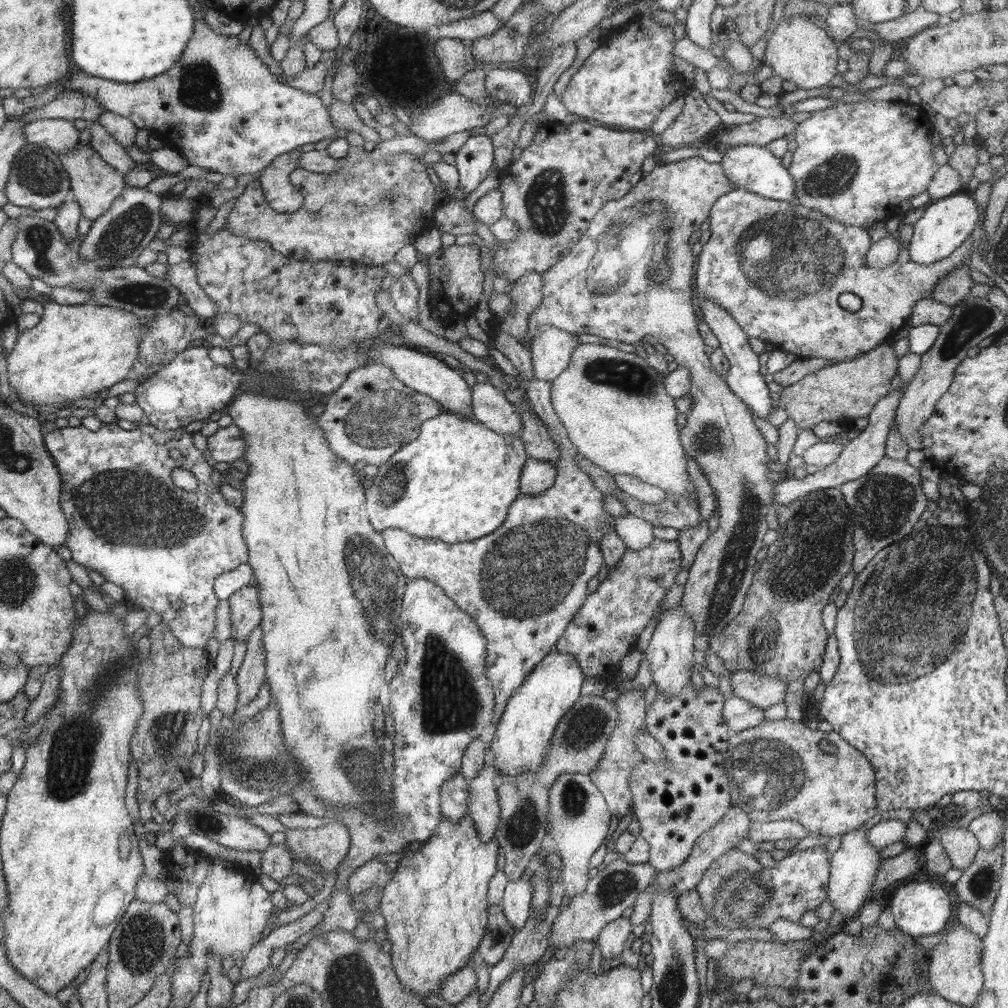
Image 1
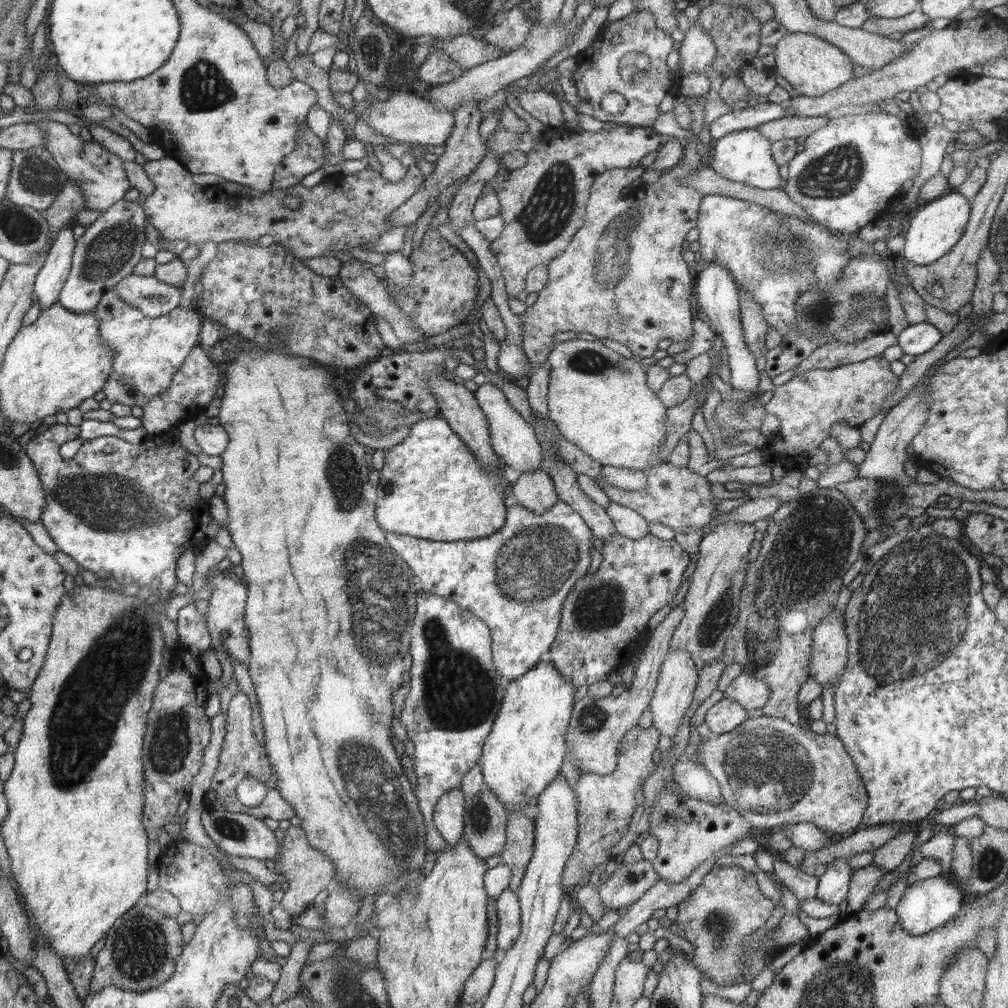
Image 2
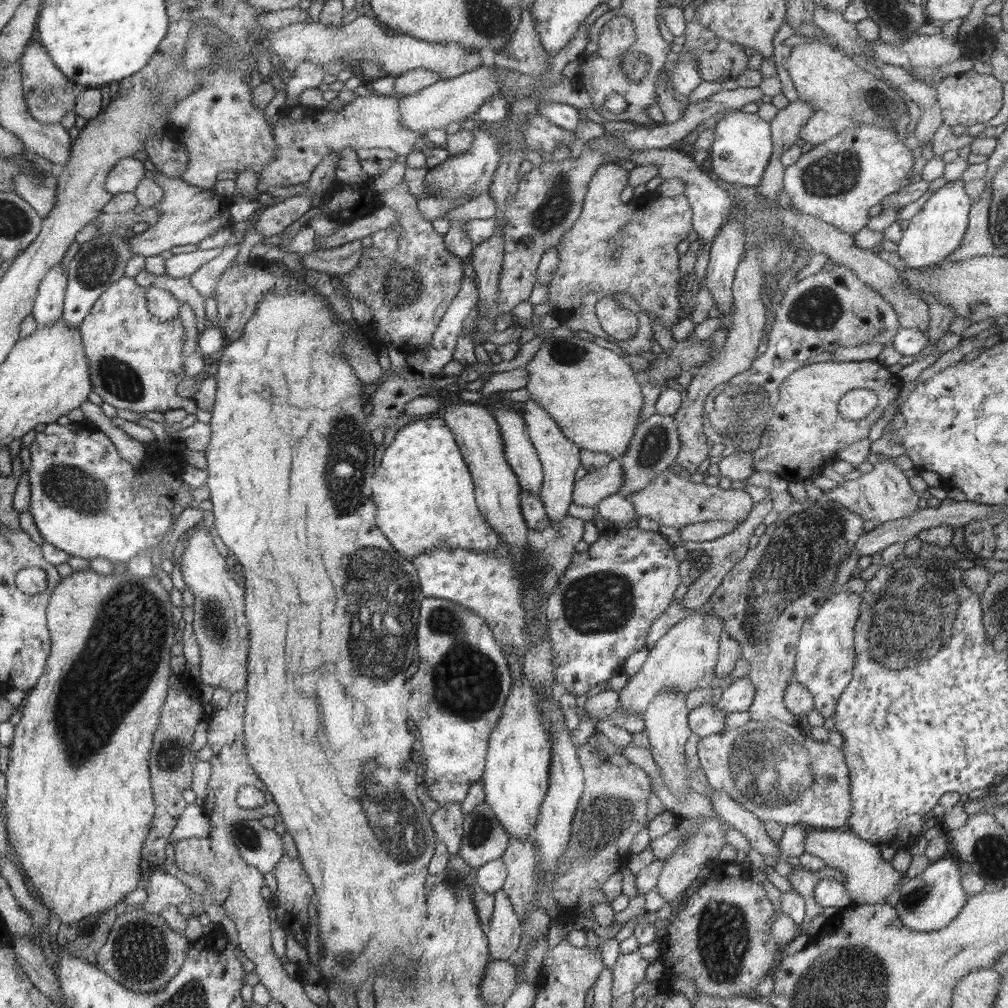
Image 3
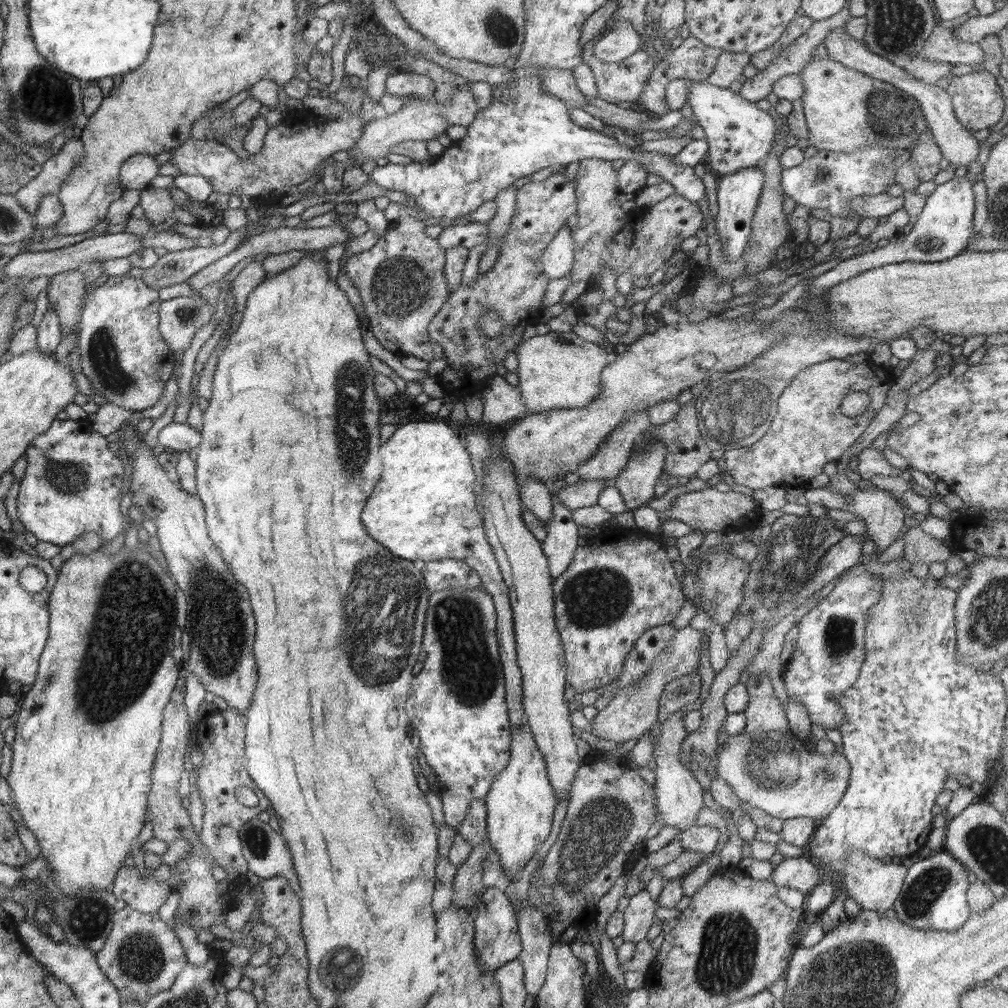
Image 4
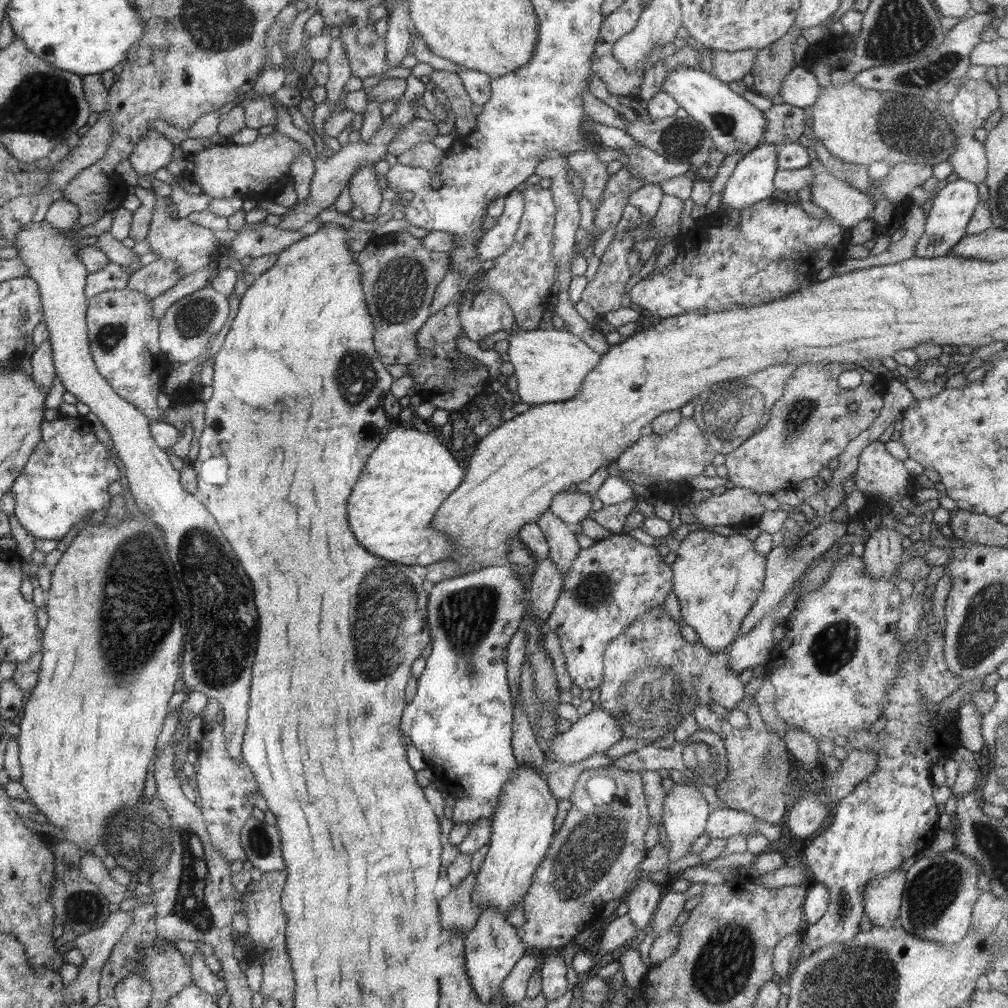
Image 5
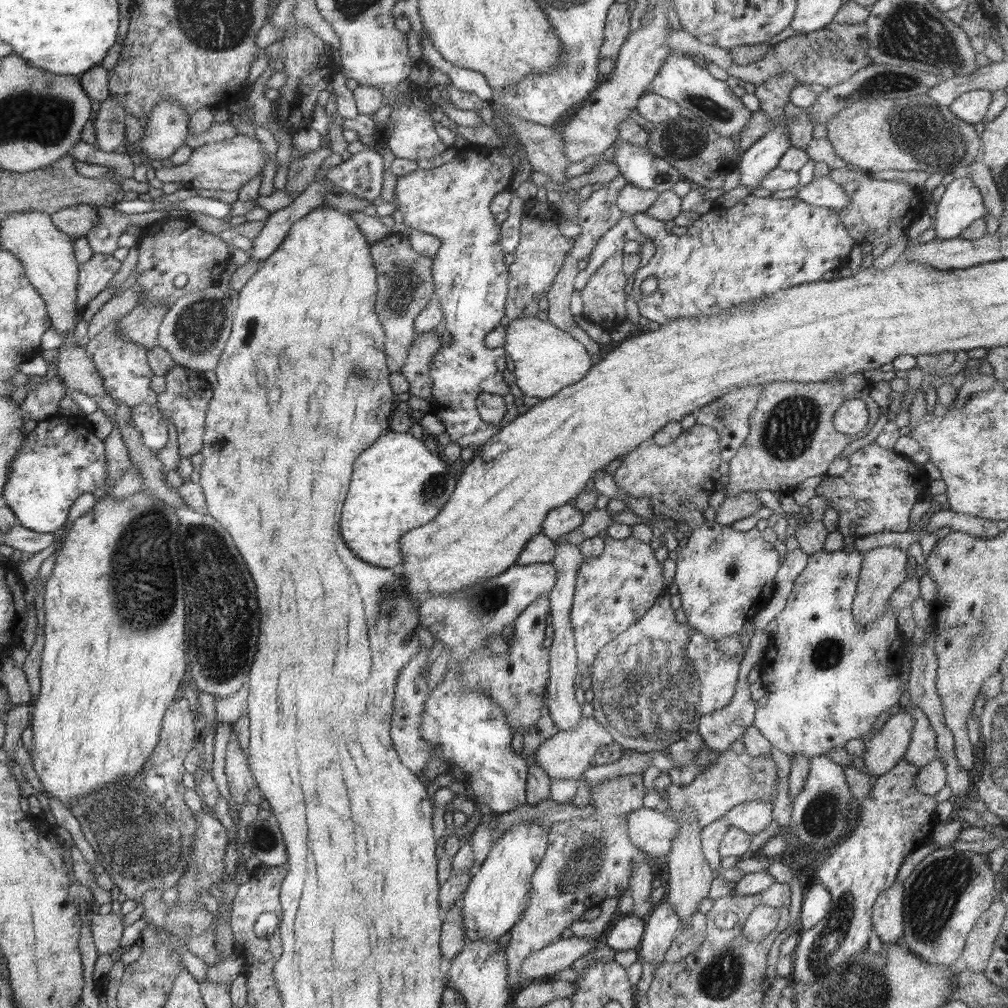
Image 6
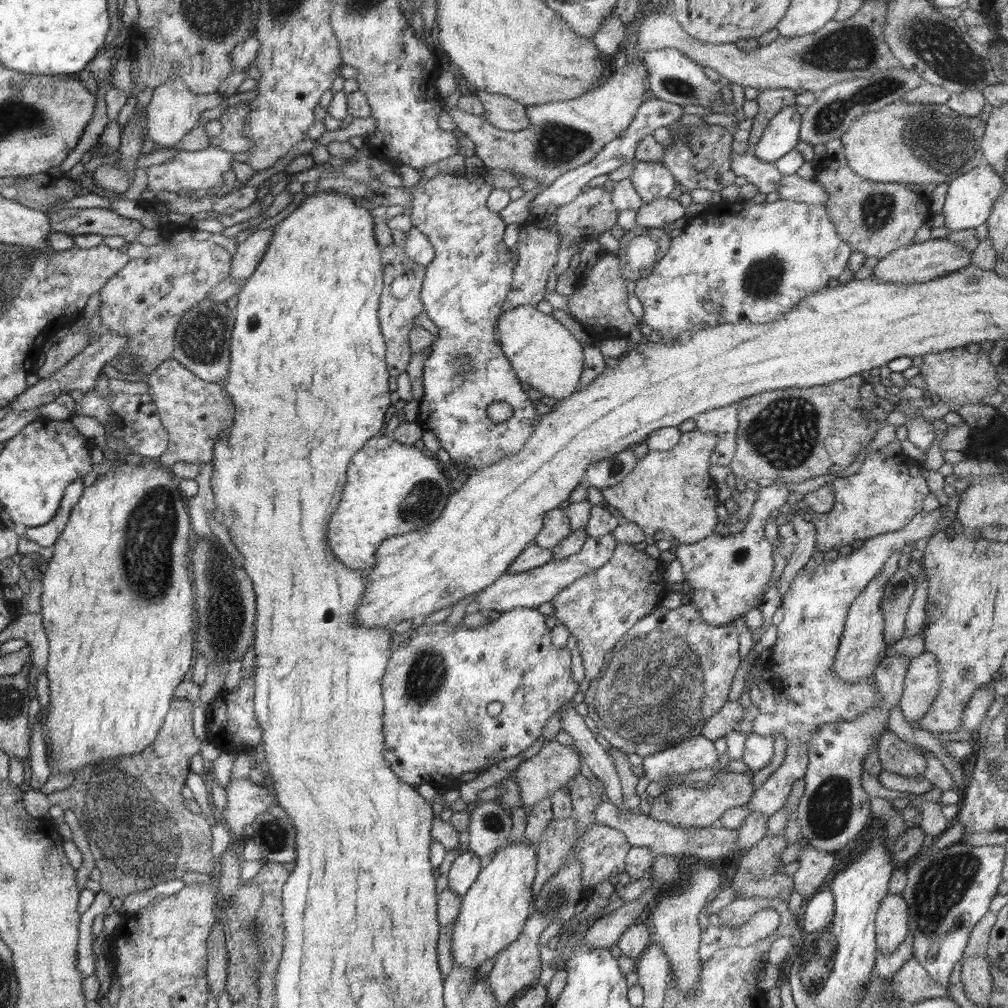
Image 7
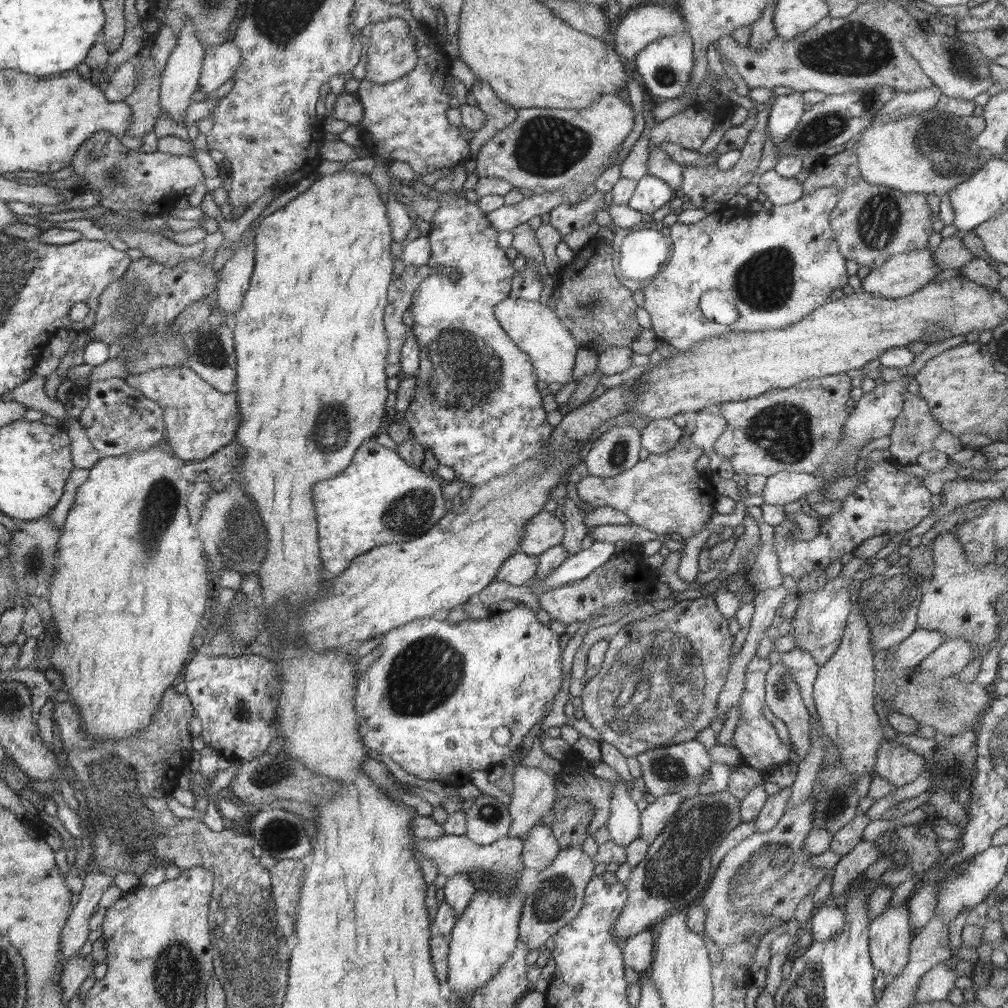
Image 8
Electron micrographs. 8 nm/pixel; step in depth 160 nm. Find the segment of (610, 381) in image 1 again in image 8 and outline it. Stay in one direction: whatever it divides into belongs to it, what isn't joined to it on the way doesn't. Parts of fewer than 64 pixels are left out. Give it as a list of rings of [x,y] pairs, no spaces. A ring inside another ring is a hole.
[[[508,297],[494,307],[494,314],[518,348],[532,361],[539,384],[542,387],[560,382],[568,384],[572,379],[576,352],[579,346],[569,329],[560,322],[554,310],[540,301]]]

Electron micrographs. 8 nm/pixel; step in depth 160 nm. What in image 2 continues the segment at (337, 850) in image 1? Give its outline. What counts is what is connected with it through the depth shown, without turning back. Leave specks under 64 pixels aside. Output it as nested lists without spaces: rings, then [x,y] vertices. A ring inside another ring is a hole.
[[[294,825],[285,830],[285,836],[281,840],[277,868],[282,872],[281,881],[288,882],[288,890],[285,891],[281,904],[292,917],[308,910],[314,903],[316,895],[328,890],[335,878],[332,861],[321,850],[312,848],[306,840],[306,833],[301,827]]]

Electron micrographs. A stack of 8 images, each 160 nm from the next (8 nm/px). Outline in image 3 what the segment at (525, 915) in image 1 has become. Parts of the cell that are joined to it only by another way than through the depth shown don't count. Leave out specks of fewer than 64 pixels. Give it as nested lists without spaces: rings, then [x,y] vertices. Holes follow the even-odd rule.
[[[504,889],[497,890],[493,895],[494,912],[485,926],[489,955],[492,960],[508,961],[520,947],[522,924]]]

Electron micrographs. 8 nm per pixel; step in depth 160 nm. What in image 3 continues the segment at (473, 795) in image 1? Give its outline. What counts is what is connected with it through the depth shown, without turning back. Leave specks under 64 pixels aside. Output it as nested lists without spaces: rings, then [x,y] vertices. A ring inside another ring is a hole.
[[[484,802],[476,807],[474,812],[464,814],[463,817],[463,841],[457,856],[465,862],[467,871],[476,871],[491,860],[501,858],[511,837],[504,830],[500,821],[495,817],[489,806]]]

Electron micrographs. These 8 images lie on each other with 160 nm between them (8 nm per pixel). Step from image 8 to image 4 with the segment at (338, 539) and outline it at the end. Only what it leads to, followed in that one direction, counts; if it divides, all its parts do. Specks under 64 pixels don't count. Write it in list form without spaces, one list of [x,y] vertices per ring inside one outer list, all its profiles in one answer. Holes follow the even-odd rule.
[[[402,418],[394,436],[380,451],[382,462],[386,462],[386,474],[382,474],[382,486],[374,490],[370,506],[366,506],[366,530],[400,559],[415,563],[457,559],[480,575],[483,589],[494,601],[497,614],[496,632],[510,726],[521,726],[527,718],[522,702],[522,675],[517,663],[509,588],[485,535],[482,514],[477,509],[474,482],[478,482],[478,474],[458,435],[456,428],[446,420],[411,422]]]

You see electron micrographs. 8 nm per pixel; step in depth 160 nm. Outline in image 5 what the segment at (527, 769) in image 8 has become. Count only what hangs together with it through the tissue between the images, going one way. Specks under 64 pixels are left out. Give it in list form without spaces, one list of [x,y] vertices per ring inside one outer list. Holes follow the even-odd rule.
[[[600,708],[572,723],[571,728],[553,738],[545,758],[562,766],[579,766],[593,754],[608,751],[623,738],[617,718]]]

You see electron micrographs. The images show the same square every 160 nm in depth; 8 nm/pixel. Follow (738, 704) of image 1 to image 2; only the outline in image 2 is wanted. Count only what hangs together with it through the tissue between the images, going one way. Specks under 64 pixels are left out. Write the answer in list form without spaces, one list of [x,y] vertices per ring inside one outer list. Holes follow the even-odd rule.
[[[728,698],[716,702],[705,715],[705,722],[712,736],[729,733],[746,719],[748,719],[748,711]]]

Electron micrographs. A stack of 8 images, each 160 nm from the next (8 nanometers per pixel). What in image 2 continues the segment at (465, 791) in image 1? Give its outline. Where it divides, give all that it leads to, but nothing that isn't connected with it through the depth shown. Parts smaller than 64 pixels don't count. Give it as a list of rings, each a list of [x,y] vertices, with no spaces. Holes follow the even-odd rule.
[[[456,788],[443,794],[436,803],[433,821],[436,830],[449,846],[457,846],[463,839],[463,818],[467,812],[462,789]]]

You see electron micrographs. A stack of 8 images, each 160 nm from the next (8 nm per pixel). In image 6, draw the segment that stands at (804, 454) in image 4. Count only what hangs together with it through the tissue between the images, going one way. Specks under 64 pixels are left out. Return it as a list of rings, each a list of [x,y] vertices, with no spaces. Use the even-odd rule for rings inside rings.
[[[862,372],[831,378],[824,382],[773,382],[761,388],[755,409],[749,414],[749,434],[728,464],[730,484],[724,487],[726,497],[734,497],[747,491],[769,490],[790,492],[807,478],[824,475],[830,464],[841,457],[842,451],[857,439],[866,437],[881,416],[881,407],[870,397],[874,383],[868,381]],[[862,399],[869,410],[866,428],[856,435],[842,434],[834,427],[834,413],[848,400]]]

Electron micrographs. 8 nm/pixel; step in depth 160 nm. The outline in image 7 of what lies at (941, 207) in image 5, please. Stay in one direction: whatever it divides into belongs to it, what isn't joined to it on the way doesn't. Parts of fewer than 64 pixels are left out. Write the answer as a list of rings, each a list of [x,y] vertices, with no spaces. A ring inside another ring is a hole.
[[[984,162],[978,164],[966,174],[958,174],[948,185],[943,215],[945,216],[944,227],[948,231],[977,229],[986,223],[991,215],[994,202],[1006,189],[1003,178],[993,166]]]

